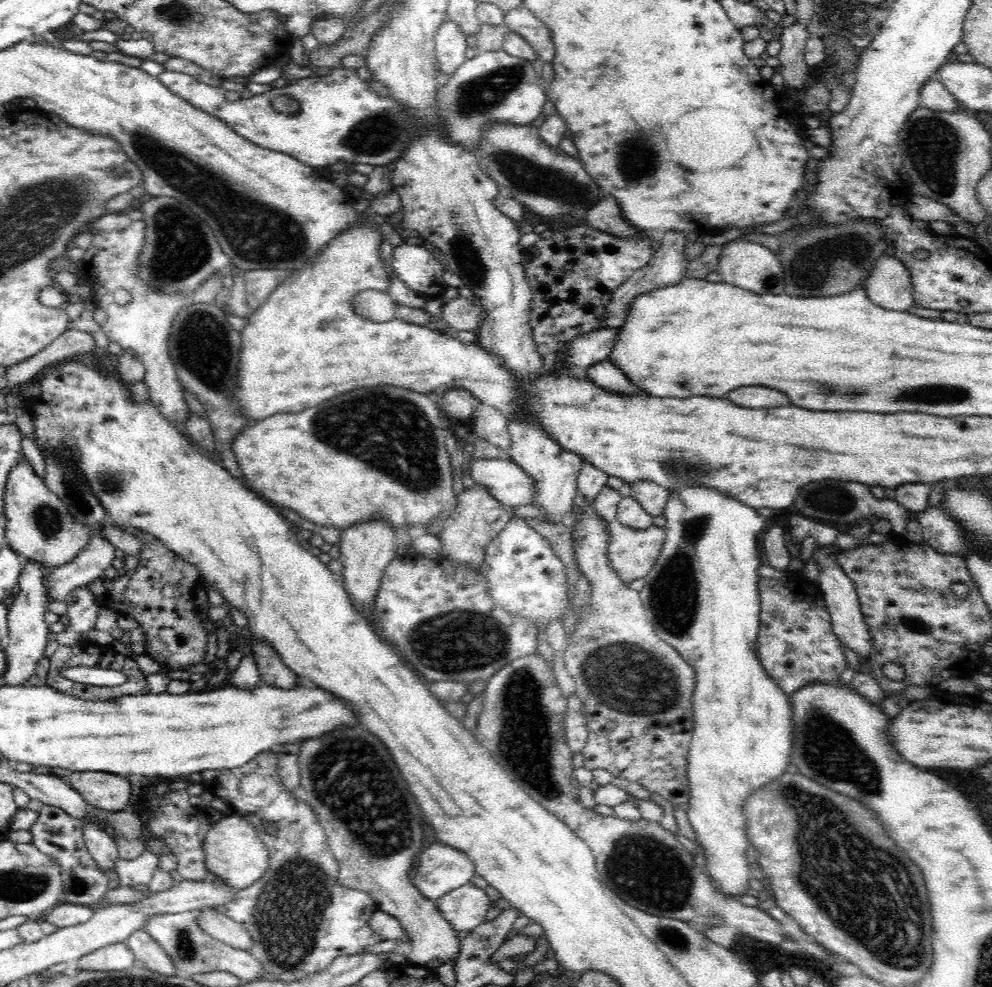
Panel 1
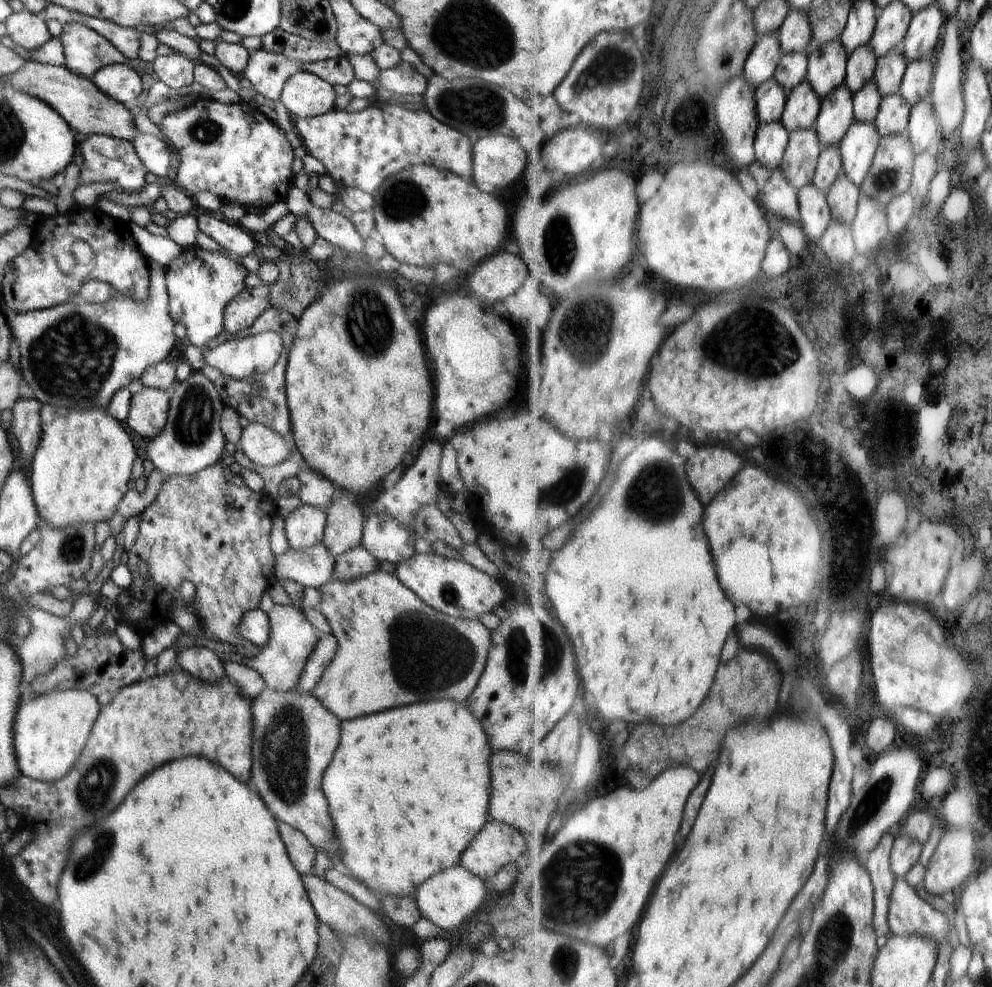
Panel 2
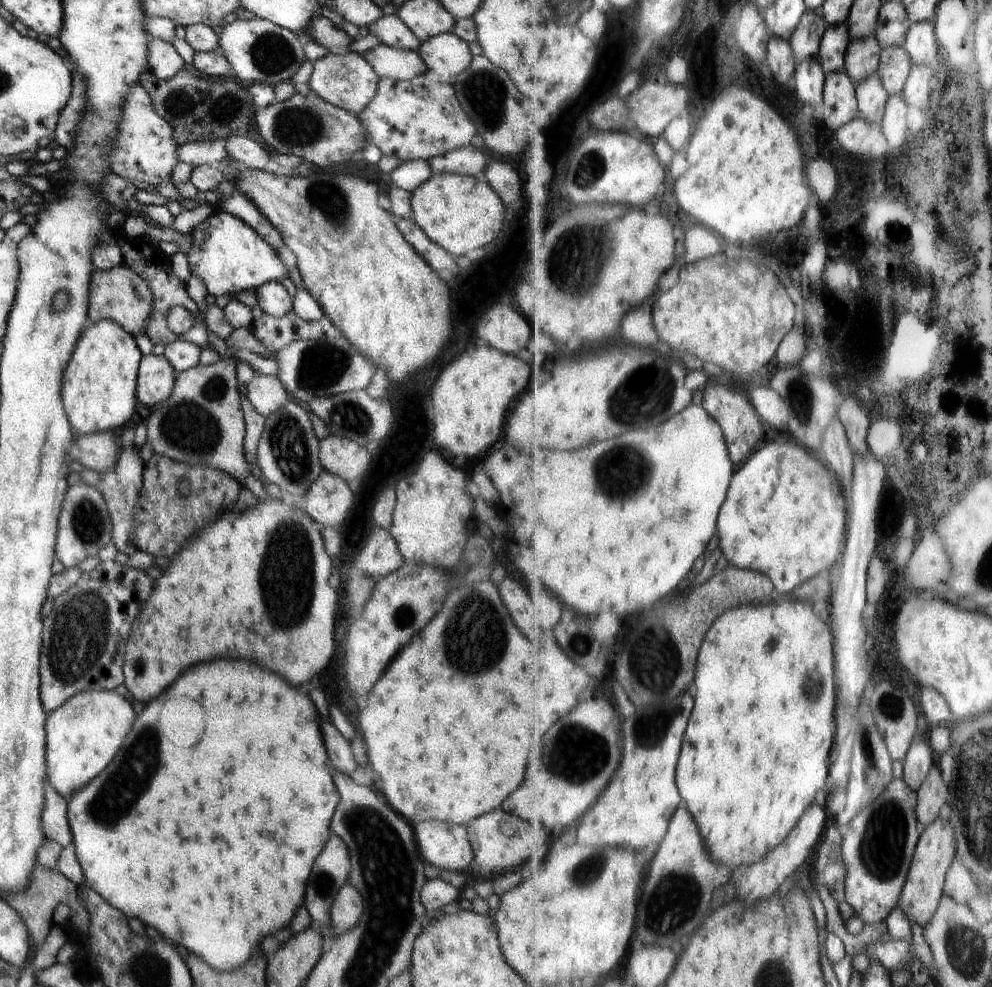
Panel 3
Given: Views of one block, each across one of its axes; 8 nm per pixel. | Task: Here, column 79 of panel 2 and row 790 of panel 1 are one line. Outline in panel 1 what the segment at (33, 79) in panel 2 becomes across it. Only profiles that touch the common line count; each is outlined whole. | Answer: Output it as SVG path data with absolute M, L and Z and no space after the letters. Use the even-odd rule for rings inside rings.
M92 771L68 772L65 777L90 806L102 812L114 813L130 807L132 788L128 777Z

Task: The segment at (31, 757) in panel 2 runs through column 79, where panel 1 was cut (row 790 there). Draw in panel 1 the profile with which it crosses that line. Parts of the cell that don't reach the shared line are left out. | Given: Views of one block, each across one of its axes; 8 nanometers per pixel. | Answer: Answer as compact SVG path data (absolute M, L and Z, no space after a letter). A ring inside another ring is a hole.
M680 486L680 488L676 488L674 492L669 492L668 494L668 502L666 504L665 512L664 512L665 518L666 518L666 524L665 524L665 541L662 547L662 550L660 551L660 554L658 555L657 561L655 562L655 565L652 567L652 570L644 577L645 584L638 592L640 595L640 600L642 601L642 604L645 609L646 617L648 617L648 621L652 623L652 626L654 627L654 630L656 631L656 634L660 637L660 639L664 639L664 642L667 642L670 646L674 647L678 653L680 653L680 656L684 658L690 666L696 671L696 682L694 684L694 694L693 694L693 700L692 700L692 708L694 713L694 728L692 731L692 738L691 738L691 745L688 751L688 764L687 764L687 777L689 780L689 789L690 789L690 798L687 805L687 815L690 822L690 825L692 826L692 829L694 829L694 832L696 832L696 844L698 845L699 849L701 849L701 853L706 857L706 869L708 870L708 875L710 875L711 882L714 884L714 887L718 889L718 892L725 894L725 896L744 896L746 892L748 892L749 888L749 881L752 879L752 876L750 876L750 864L748 863L748 860L746 859L746 852L748 848L750 848L751 843L749 842L748 836L747 836L747 827L748 827L748 818L747 815L744 813L744 804L746 804L746 800L752 792L756 792L758 788L762 788L762 786L766 786L766 784L770 784L770 782L774 782L778 776L782 776L784 772L786 772L786 768L788 768L788 764L791 764L790 762L790 754L792 754L792 746L794 746L794 713L792 713L792 703L790 703L790 695L786 694L773 680L768 676L768 673L764 670L764 667L761 665L760 659L757 657L756 647L757 647L757 634L758 629L760 626L760 597L758 592L758 579L760 576L758 576L758 573L756 571L758 568L760 568L760 556L758 555L758 534L764 530L764 527L766 526L766 522L764 521L764 516L760 515L756 508L752 508L751 506L748 506L747 504L742 504L739 500L736 500L735 498L730 498L729 496L726 496L725 494L722 494L721 492L718 492L717 490L708 490L708 488L704 488L704 486Z

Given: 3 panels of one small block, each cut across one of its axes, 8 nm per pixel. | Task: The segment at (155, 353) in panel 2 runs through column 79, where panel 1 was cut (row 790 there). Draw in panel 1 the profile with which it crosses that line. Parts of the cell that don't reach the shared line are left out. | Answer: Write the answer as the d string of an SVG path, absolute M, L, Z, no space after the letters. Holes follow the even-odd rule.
M360 724L360 726L352 726L352 728L344 728L344 730L336 730L336 732L332 732L332 734L326 734L326 738L320 738L320 740L306 740L304 744L300 744L298 764L299 775L301 776L299 784L304 788L304 792L306 792L306 796L308 796L308 802L310 802L309 805L312 807L312 811L316 814L320 825L322 825L326 832L330 851L332 851L335 859L338 861L340 885L343 885L345 888L362 890L368 893L376 901L378 909L398 919L400 926L404 929L412 945L412 952L410 952L410 955L407 957L407 964L425 966L427 962L438 960L454 965L461 950L461 942L457 937L457 932L442 916L436 903L420 893L420 890L414 886L413 880L410 877L410 870L412 870L414 858L416 858L418 852L422 851L422 846L418 846L418 844L422 844L422 828L420 828L420 816L422 816L422 814L420 814L420 808L418 808L415 796L408 788L406 782L404 782L402 774L400 774L400 769L396 768L397 764L394 762L387 746L384 746L374 734L370 734L370 732L368 732L366 728L362 728L362 724Z

